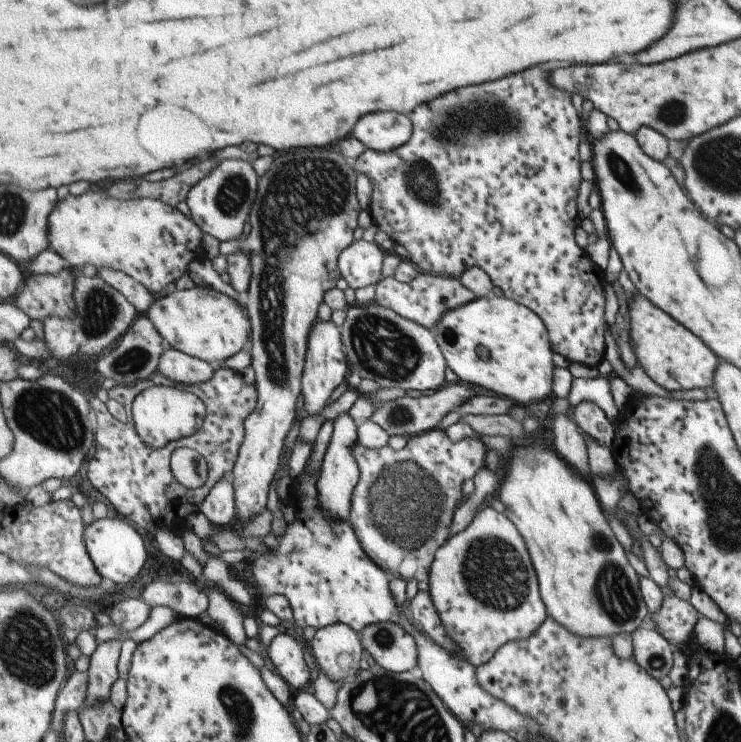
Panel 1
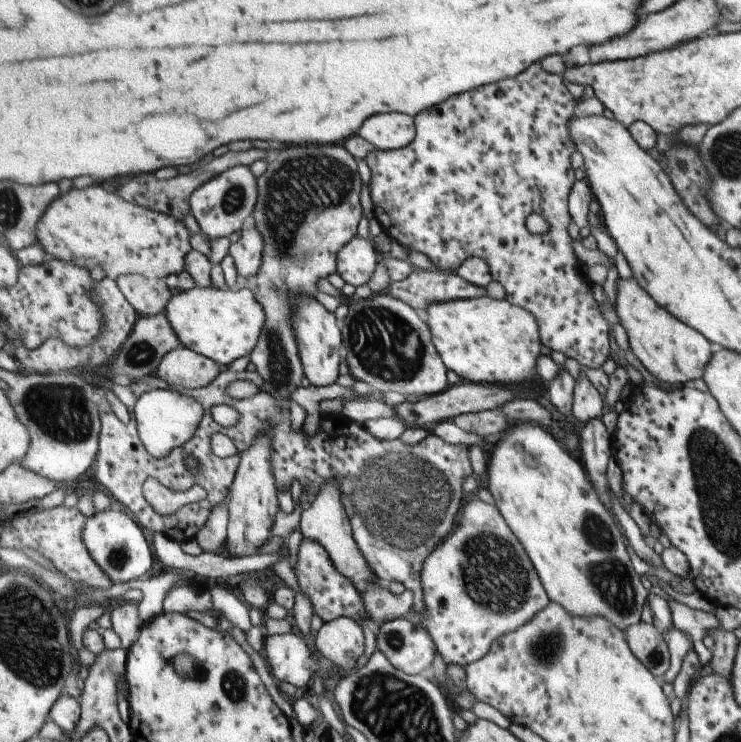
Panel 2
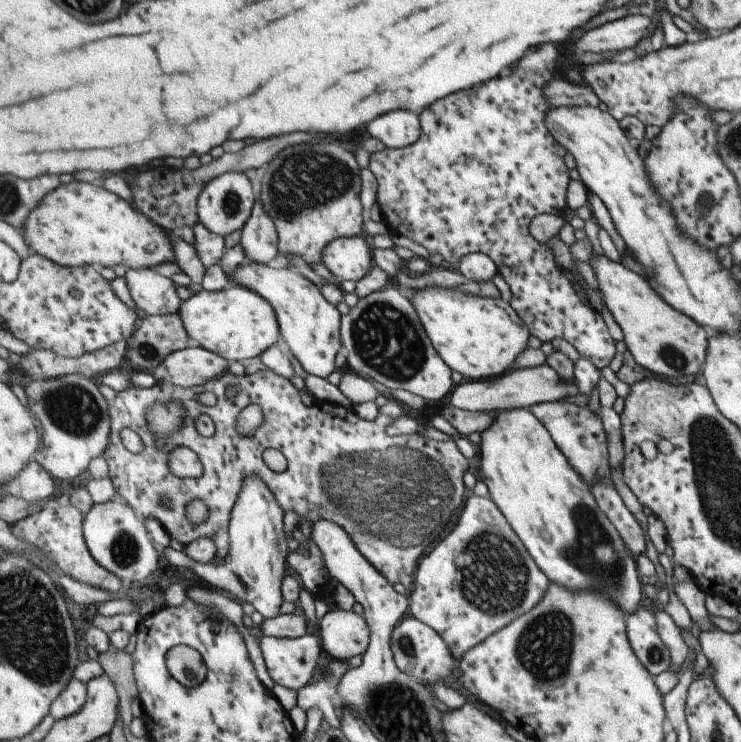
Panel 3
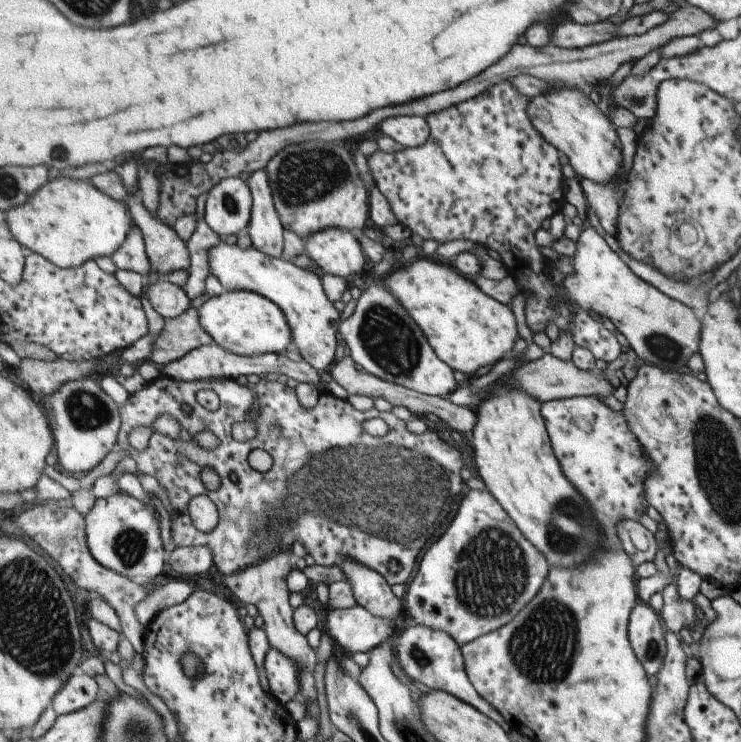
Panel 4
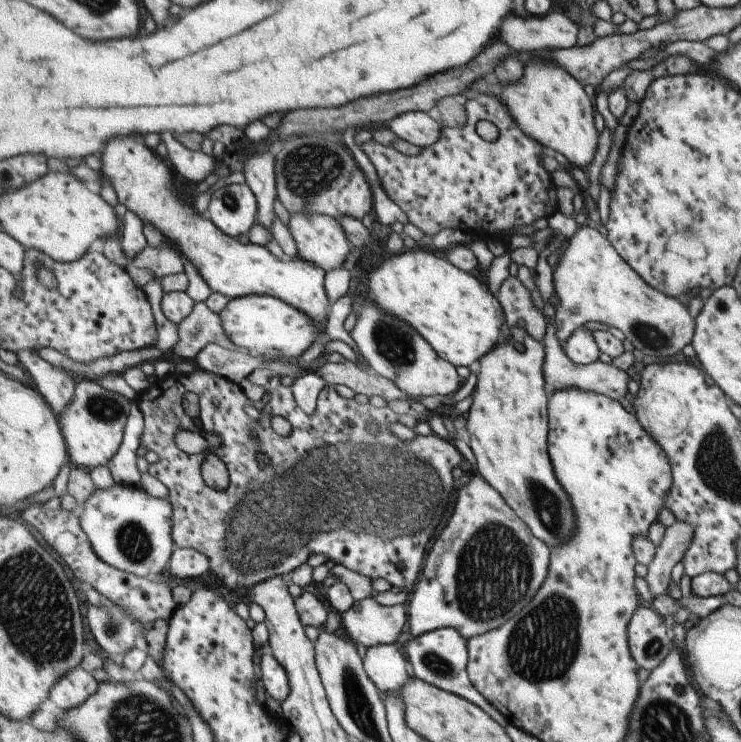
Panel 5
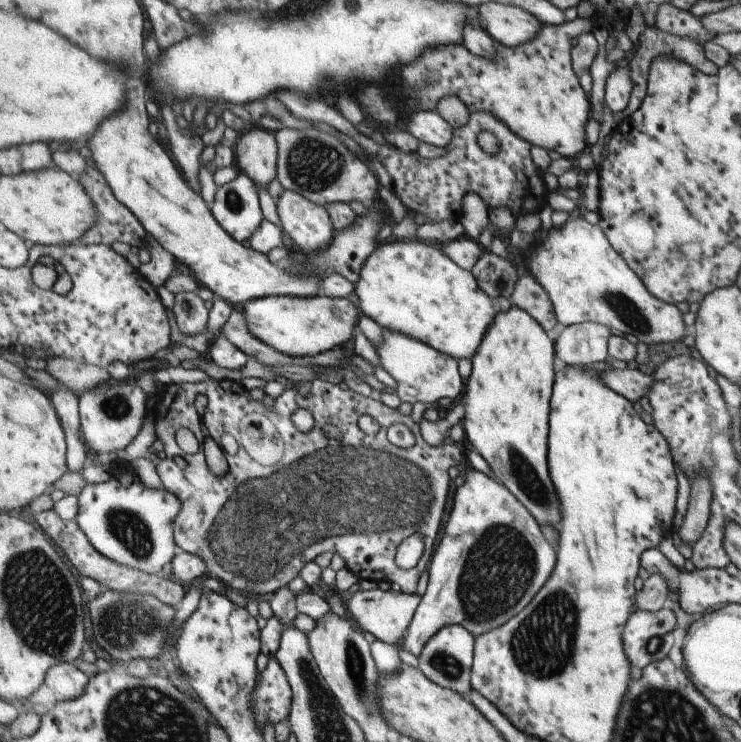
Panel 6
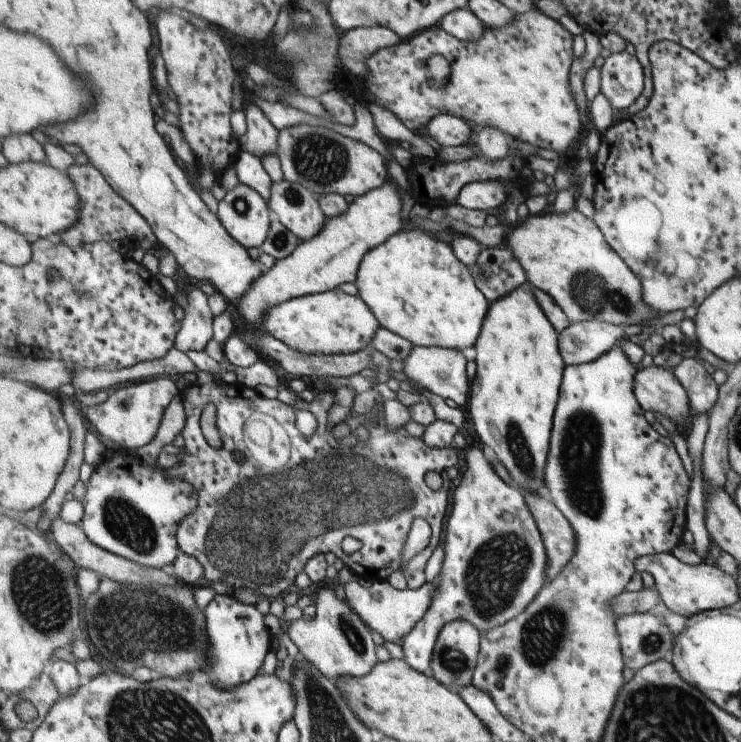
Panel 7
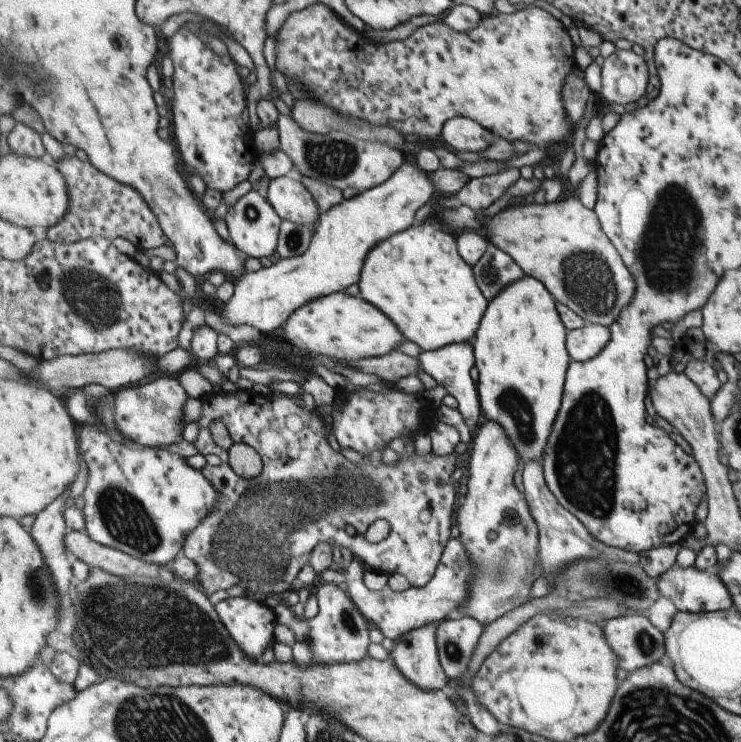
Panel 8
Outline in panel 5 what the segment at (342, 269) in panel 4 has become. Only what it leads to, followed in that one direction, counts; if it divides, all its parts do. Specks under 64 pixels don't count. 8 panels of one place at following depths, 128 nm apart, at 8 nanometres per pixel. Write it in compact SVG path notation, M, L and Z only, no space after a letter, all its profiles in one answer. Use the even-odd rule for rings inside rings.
M295 212L288 221L289 232L297 243L300 256L315 265L325 268L327 272L341 269L347 262L347 256L351 256L353 245L350 237L347 236L343 225L339 221L327 214L307 214L307 212Z

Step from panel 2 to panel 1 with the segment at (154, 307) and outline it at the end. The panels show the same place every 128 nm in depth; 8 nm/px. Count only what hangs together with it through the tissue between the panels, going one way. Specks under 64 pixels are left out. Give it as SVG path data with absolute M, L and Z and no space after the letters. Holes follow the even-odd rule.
M105 267L97 269L97 274L111 286L119 289L119 292L122 292L135 305L135 308L139 309L141 315L145 315L155 304L156 300L153 299L151 290L126 272Z

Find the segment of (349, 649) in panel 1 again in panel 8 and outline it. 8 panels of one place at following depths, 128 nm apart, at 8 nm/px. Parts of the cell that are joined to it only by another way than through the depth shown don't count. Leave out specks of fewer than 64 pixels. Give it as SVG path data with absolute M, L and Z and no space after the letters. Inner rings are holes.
M460 537L449 540L441 562L439 562L439 568L427 586L411 586L400 592L391 590L388 585L383 590L367 588L364 581L365 566L363 566L363 562L359 562L359 558L354 558L355 555L352 557L353 559L346 570L333 571L327 568L318 576L326 583L346 583L346 592L355 602L357 608L366 619L378 626L385 637L391 640L397 640L399 636L407 635L422 626L433 623L439 624L444 619L459 616L463 604L467 604L467 600L471 600L471 584L475 584L475 560L471 560L471 556L467 554L467 548L463 546L463 540Z

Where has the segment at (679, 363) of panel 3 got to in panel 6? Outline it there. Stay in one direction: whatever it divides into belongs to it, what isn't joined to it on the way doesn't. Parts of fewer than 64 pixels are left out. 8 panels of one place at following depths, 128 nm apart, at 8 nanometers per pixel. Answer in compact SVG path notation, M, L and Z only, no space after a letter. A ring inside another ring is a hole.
M571 216L563 228L553 225L544 240L537 239L525 253L529 255L531 274L549 293L555 314L564 328L595 321L607 328L632 334L647 346L683 340L685 332L681 310L663 302L646 287L622 253L613 248L610 237L599 224Z

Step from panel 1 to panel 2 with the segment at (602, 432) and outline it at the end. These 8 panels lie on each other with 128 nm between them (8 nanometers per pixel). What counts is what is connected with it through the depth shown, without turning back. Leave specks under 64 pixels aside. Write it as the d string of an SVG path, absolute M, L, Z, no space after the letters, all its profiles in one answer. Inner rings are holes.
M582 372L579 373L574 392L574 417L581 424L587 424L593 418L603 418L605 410L606 405L599 390Z

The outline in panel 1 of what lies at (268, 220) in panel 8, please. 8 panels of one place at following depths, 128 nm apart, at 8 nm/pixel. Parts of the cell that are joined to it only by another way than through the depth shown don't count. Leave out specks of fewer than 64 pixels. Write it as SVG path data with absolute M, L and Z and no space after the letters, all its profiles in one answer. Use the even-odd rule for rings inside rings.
M227 160L218 166L207 178L196 184L190 191L186 203L191 209L195 224L218 241L241 238L245 222L250 220L251 208L258 198L259 174L245 160Z

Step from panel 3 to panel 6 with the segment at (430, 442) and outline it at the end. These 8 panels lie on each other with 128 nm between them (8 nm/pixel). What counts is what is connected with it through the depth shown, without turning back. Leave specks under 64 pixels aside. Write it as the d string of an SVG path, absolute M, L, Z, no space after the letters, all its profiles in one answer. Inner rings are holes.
M317 378L312 382L308 397L303 398L297 390L284 389L278 396L279 400L275 406L285 418L291 418L299 408L309 409L315 416L315 430L321 430L321 436L301 434L293 424L291 430L288 430L297 434L299 452L307 452L311 456L305 456L297 460L293 466L265 478L265 472L259 470L259 464L253 458L249 458L245 450L241 450L243 458L239 458L239 454L226 454L229 472L227 476L219 478L209 470L207 454L185 452L176 440L176 432L187 426L187 406L195 402L197 394L204 394L208 399L208 405L201 419L210 436L220 444L223 432L231 432L231 404L235 404L237 410L247 402L247 394L241 396L243 392L237 390L237 386L231 392L229 379L209 379L201 383L181 384L177 387L175 398L169 406L166 406L166 394L169 394L171 402L170 388L159 391L159 398L163 399L158 404L160 417L159 422L156 422L155 434L156 438L165 444L169 459L163 459L156 466L156 470L164 488L179 496L179 500L182 501L182 512L175 521L175 542L180 550L200 556L206 562L208 572L215 574L219 580L239 590L241 594L261 596L289 586L308 562L315 560L315 557L323 552L331 552L343 559L345 567L358 582L389 581L396 582L405 593L414 593L417 590L419 580L423 580L423 574L428 571L435 551L439 548L440 537L444 534L443 520L446 521L449 516L453 492L457 488L455 480L449 478L451 467L459 466L463 462L463 450L457 443L449 444L445 441L441 446L431 446L423 438L420 423L415 422L410 415L401 414L381 399L374 400L351 389L342 390L337 384ZM327 424L337 426L341 432L341 440L337 440L339 446L335 448L333 440L327 440L323 432ZM415 532L423 532L425 535L425 554L415 568L403 570L396 561L398 548Z

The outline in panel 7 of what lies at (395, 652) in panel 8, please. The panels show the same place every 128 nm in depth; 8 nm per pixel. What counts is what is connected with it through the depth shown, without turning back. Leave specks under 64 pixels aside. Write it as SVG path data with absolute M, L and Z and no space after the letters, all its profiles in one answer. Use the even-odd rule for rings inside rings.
M472 444L466 453L467 468L461 475L460 485L455 489L452 497L452 511L449 513L447 525L447 540L444 540L444 561L437 576L439 586L437 594L433 596L433 604L423 616L423 620L414 630L402 639L403 658L415 669L423 674L430 674L434 670L435 645L442 628L457 620L467 620L474 624L483 634L503 624L511 618L519 616L543 590L547 584L547 566L550 557L547 556L547 547L543 542L542 532L527 504L523 492L509 486L485 458L482 445Z

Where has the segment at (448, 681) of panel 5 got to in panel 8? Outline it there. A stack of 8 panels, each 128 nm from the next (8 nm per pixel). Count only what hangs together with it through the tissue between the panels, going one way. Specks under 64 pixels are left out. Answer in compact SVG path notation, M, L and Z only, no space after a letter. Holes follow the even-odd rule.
M464 615L444 619L439 623L439 658L447 676L457 680L467 675L475 648L485 631L486 628L479 620Z

